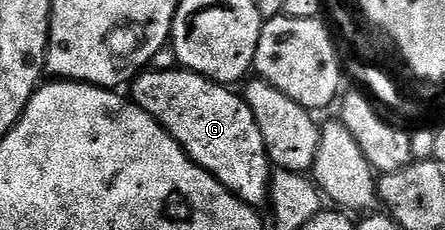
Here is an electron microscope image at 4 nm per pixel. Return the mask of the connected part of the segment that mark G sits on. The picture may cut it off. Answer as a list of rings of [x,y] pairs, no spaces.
[[[153,70],[143,71],[132,82],[132,99],[164,126],[176,142],[208,174],[212,174],[232,194],[236,194],[246,204],[261,209],[271,199],[272,165],[270,156],[266,153],[264,138],[260,134],[260,126],[252,114],[252,110],[246,104],[241,95],[238,96],[225,84],[218,84],[215,80],[204,78],[195,72],[175,70],[173,72],[156,72]]]

